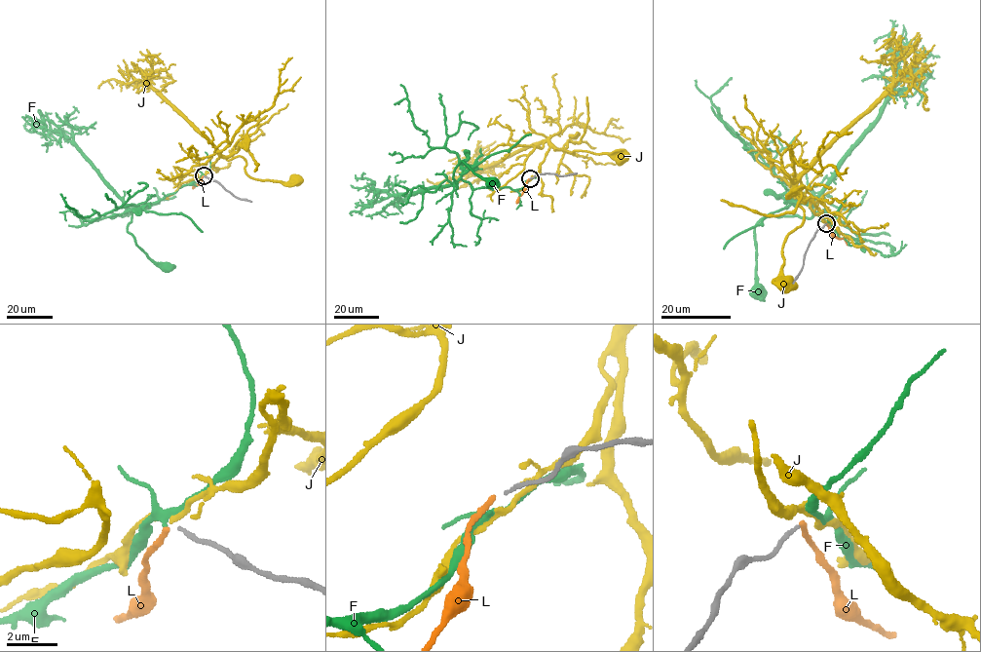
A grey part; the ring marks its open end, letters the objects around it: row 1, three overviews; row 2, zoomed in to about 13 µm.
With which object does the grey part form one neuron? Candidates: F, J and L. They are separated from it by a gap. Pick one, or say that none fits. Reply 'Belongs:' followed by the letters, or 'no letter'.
Belongs: no letter

